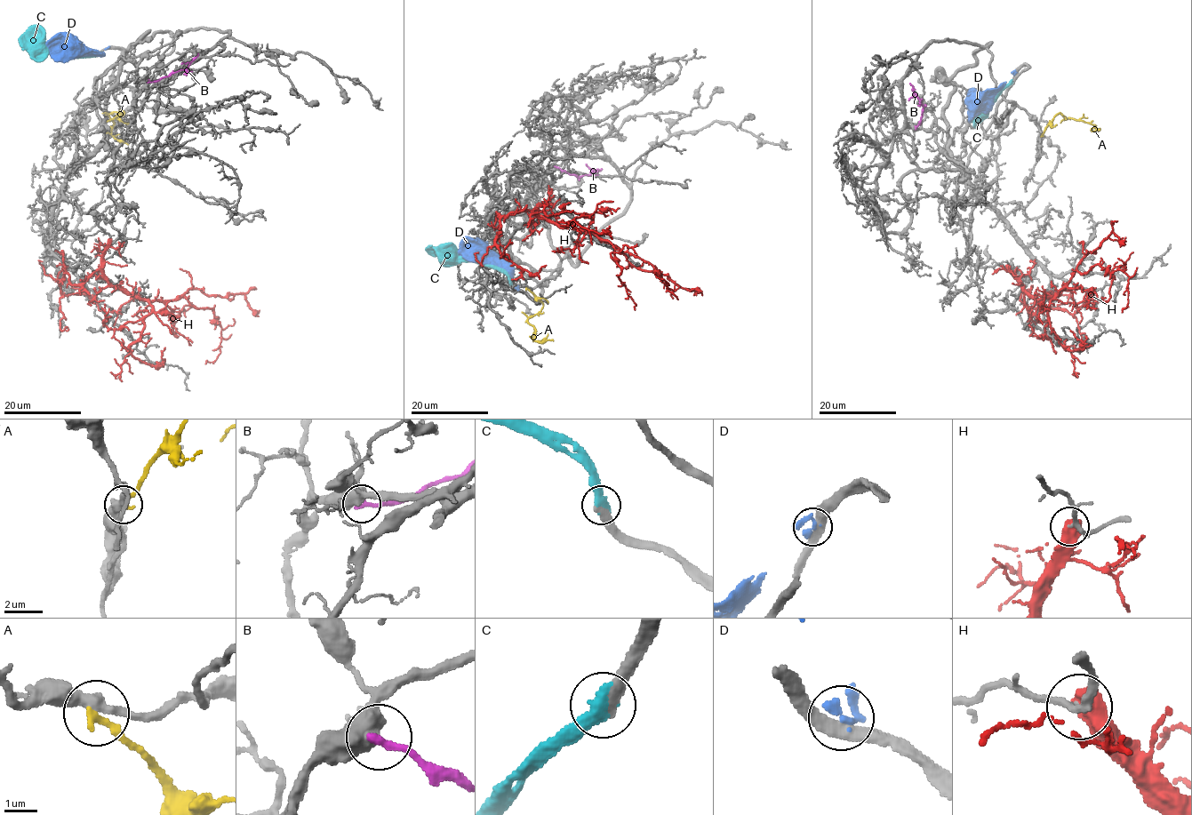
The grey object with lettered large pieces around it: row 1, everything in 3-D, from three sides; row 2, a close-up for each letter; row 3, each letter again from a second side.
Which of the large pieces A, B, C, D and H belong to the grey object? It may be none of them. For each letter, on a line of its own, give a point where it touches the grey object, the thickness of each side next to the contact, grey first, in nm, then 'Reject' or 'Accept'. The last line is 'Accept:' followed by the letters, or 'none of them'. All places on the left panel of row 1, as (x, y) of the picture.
A: Touches grey at (108, 121). Thickness 380 nm (grey) against 260 nm. Reject
B: Touches grey at (148, 82). Thickness 500 nm (grey) against 240 nm. Reject
C: Touches grey at (100, 53). Thickness 340 nm (grey) against 400 nm. Accept
D: Touches grey at (107, 48). Thickness 340 nm (grey) against 280 nm. Reject
H: Touches grey at (109, 240). Thickness 150 nm (grey) against 700 nm. Reject
Accept: C

